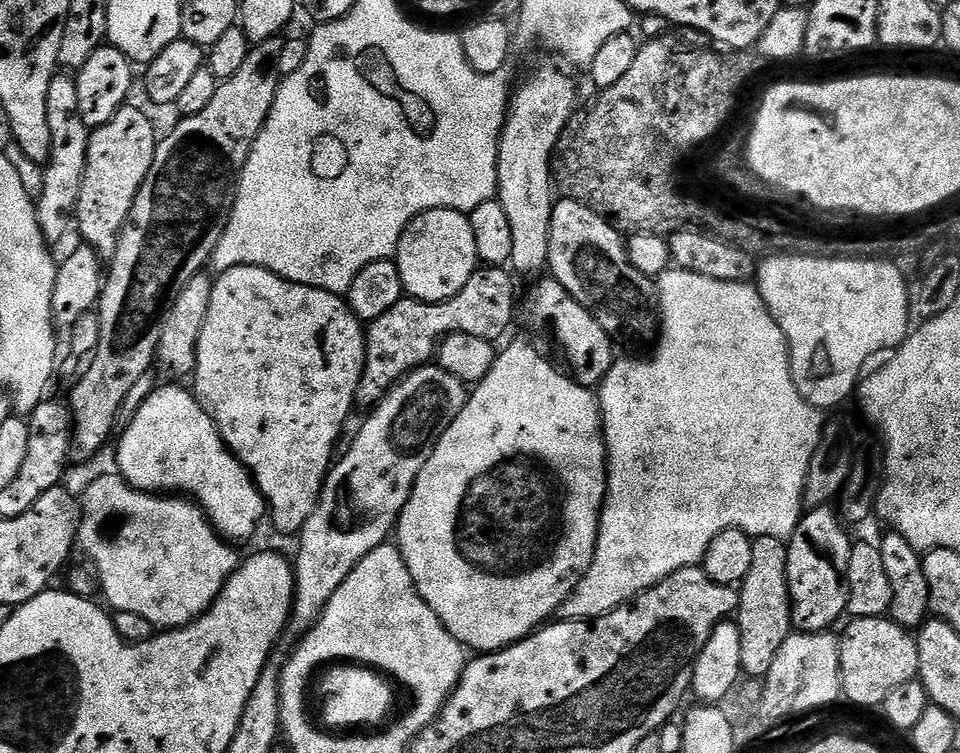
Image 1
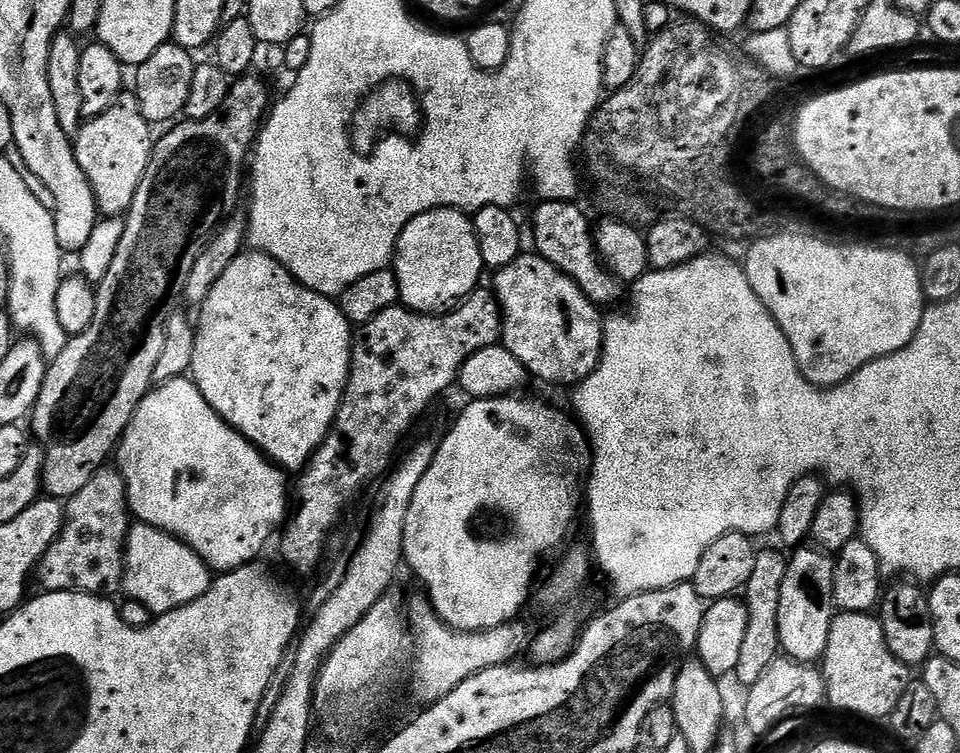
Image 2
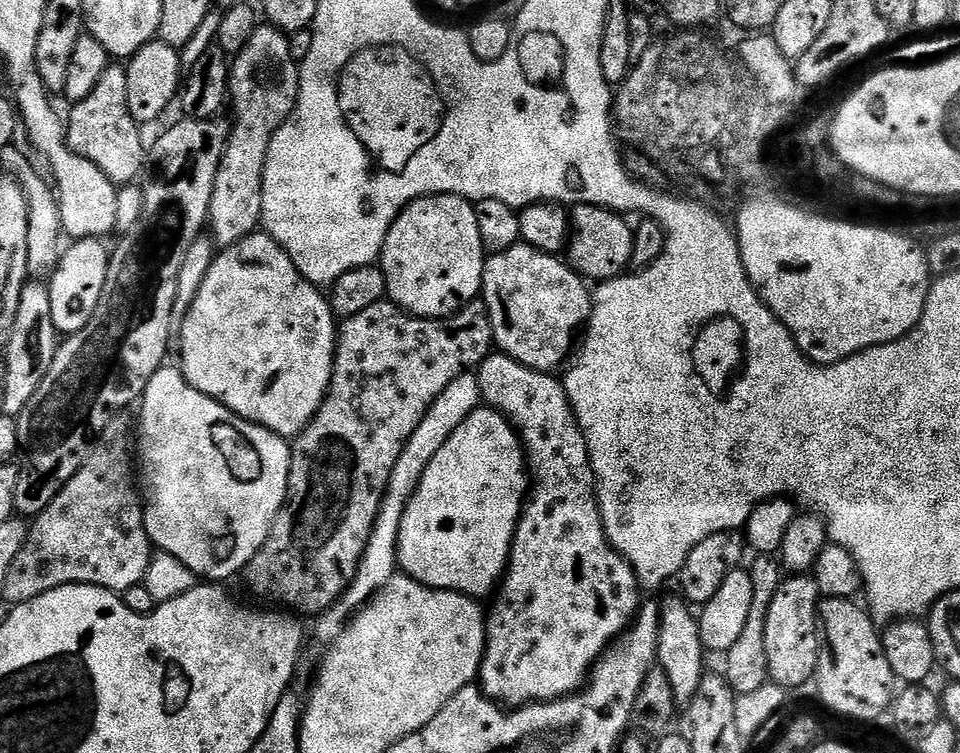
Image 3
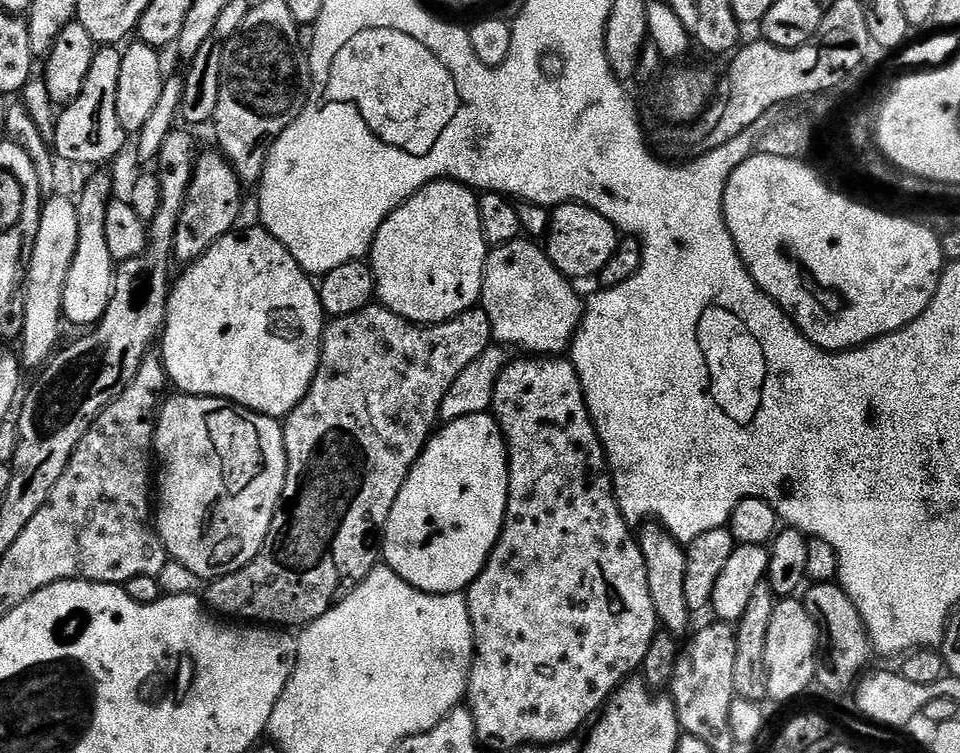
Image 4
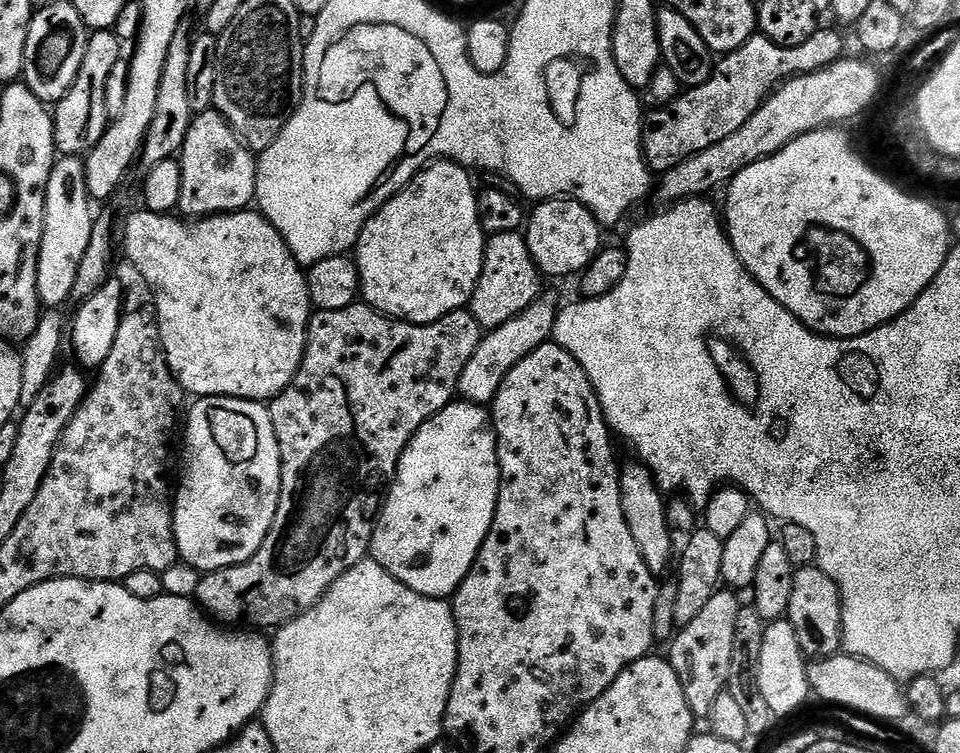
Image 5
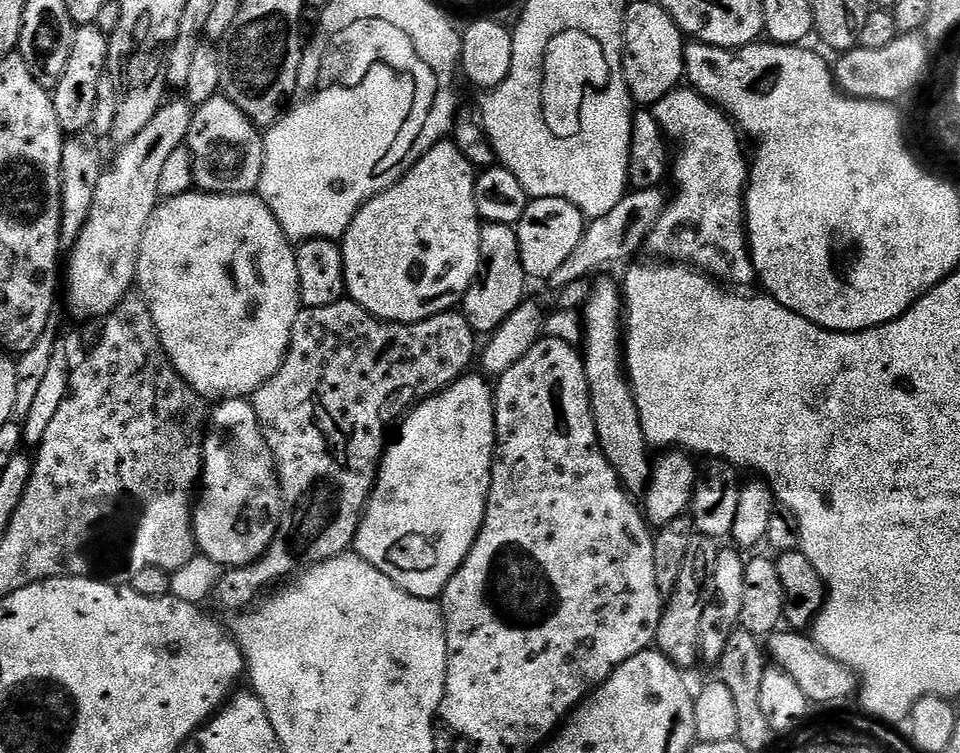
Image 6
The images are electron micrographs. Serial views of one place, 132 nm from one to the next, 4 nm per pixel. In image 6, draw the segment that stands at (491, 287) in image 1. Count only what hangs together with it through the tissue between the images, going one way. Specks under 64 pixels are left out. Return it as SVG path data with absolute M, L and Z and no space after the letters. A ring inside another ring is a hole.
M350 298L334 302L334 306L301 307L278 374L250 397L266 446L272 452L276 477L280 479L280 529L264 555L253 564L221 575L214 600L224 608L251 609L259 592L267 593L315 564L345 555L356 543L364 507L372 496L384 450L398 422L420 401L448 388L471 369L468 367L472 359L478 356L476 340L478 333L460 310L434 314L413 324L395 324L371 316Z

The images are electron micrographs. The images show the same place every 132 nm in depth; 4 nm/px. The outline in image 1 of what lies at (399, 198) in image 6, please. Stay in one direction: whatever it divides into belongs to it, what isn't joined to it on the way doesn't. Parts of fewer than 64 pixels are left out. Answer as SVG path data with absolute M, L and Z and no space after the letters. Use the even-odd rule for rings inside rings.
M439 208L423 212L417 220L409 224L408 229L396 247L394 262L398 266L398 274L402 278L405 293L411 299L422 304L445 304L455 298L470 282L470 278L478 271L478 246L474 246L474 230L471 219L465 213L453 208Z

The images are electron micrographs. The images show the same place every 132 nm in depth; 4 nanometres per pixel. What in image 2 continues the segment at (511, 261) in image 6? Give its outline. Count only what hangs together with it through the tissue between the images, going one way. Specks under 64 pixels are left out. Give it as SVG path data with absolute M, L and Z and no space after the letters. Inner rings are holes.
M522 254L510 266L495 273L494 291L502 317L502 344L522 362L529 377L548 384L580 384L598 366L600 348L604 344L604 320L601 309L586 298L586 294L566 274L562 274L546 258L538 254Z

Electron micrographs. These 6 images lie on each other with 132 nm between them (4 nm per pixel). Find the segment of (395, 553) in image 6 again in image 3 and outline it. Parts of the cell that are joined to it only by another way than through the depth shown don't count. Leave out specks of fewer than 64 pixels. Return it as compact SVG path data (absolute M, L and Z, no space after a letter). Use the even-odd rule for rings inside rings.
M487 406L477 408L446 438L446 446L434 454L434 462L426 466L426 474L422 474L422 482L414 498L410 498L406 514L402 514L396 551L399 571L431 588L460 592L473 598L491 597L507 569L516 524L529 492L530 473L516 429L499 412Z

